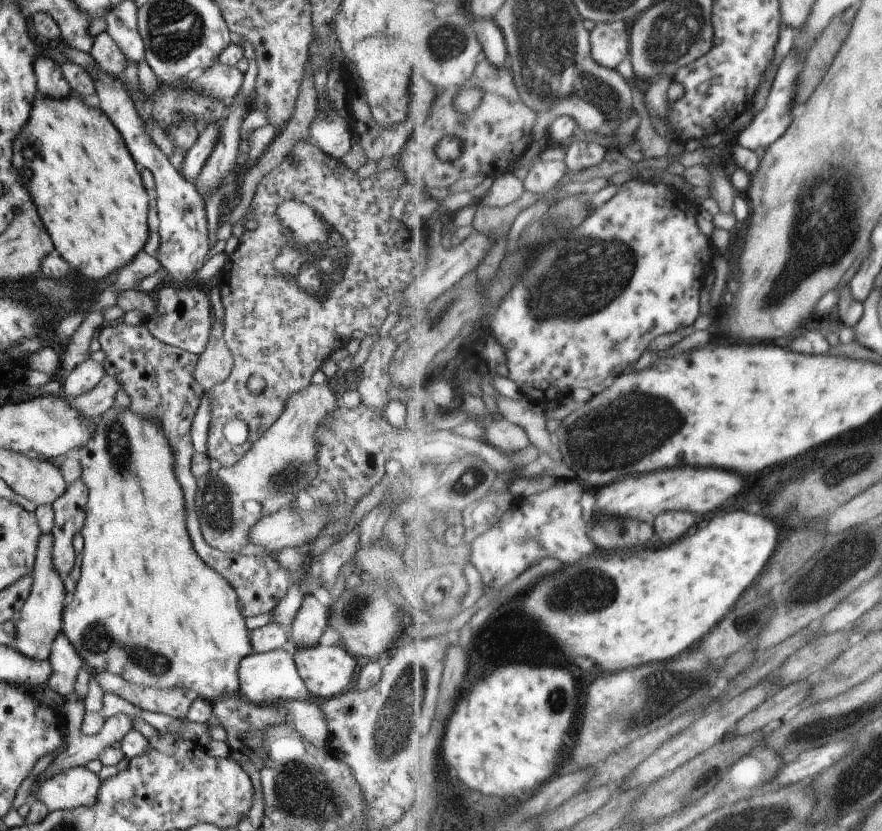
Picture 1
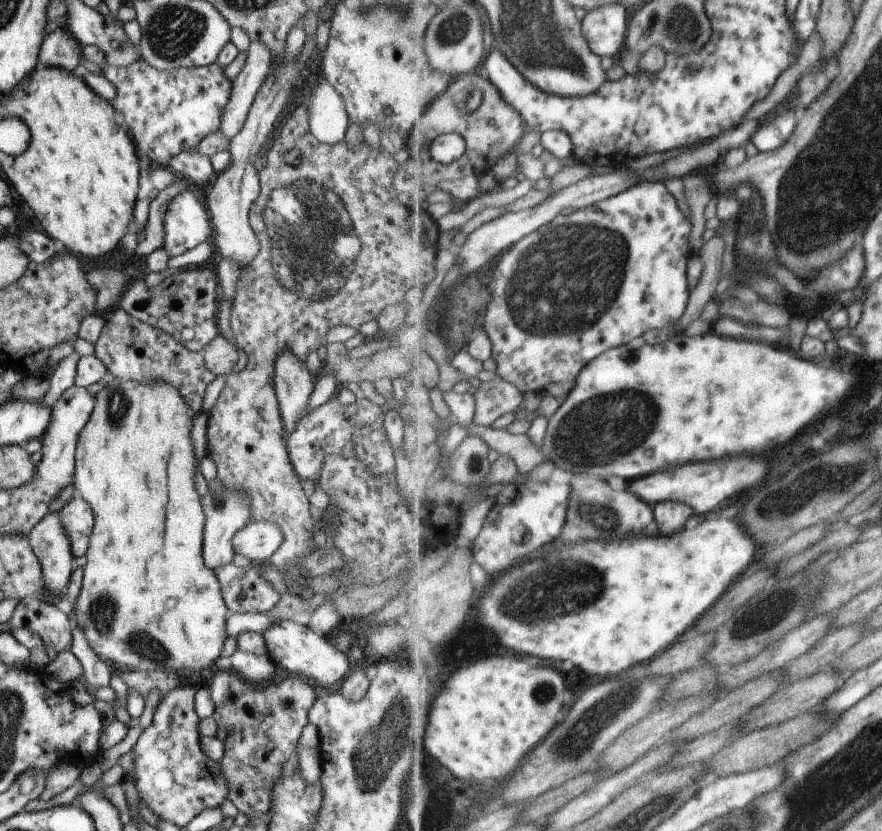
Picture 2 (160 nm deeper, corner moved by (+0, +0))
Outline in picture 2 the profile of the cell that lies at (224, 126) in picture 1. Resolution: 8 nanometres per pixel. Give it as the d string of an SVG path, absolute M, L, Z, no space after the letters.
M250 41L243 68L232 80L230 97L222 110L217 130L229 140L241 130L254 96L273 64L270 50L262 42Z

